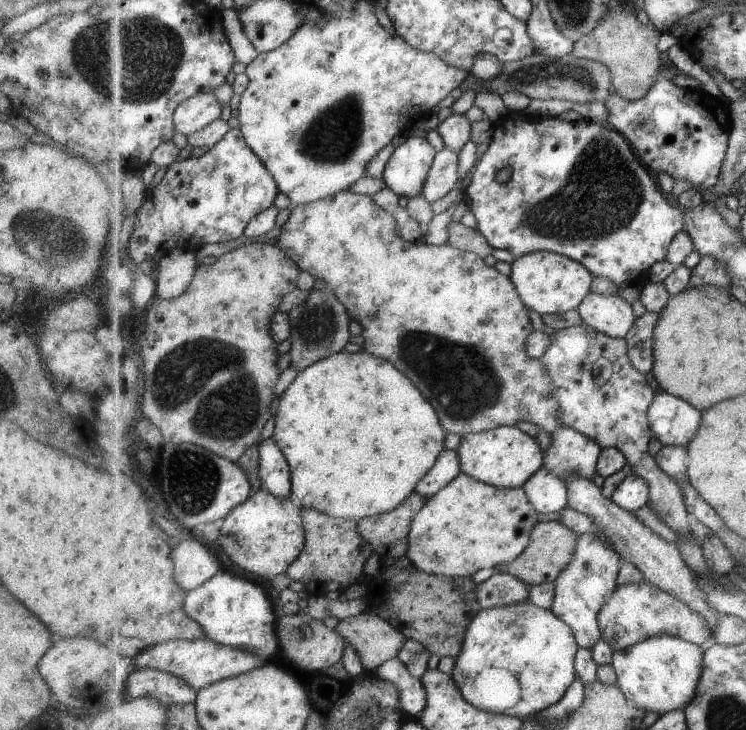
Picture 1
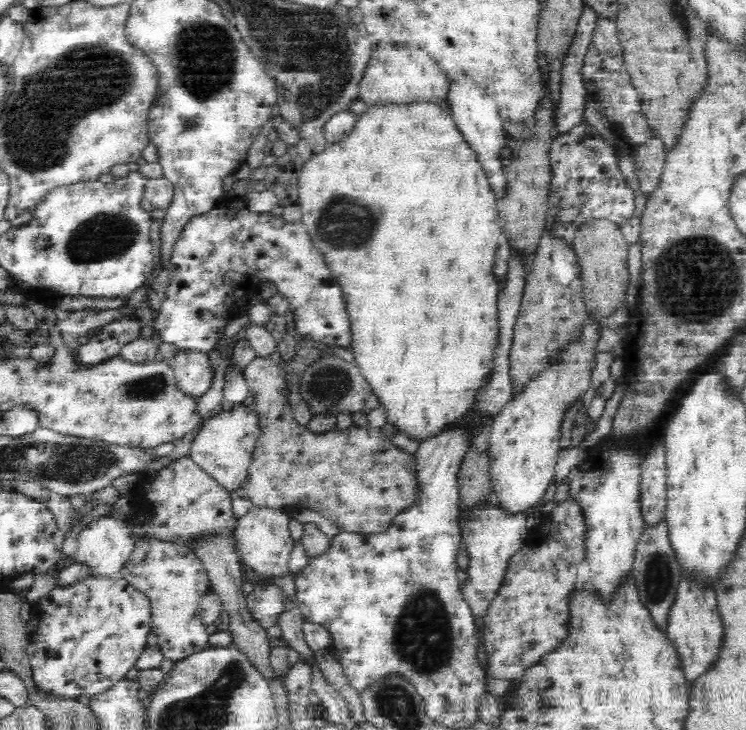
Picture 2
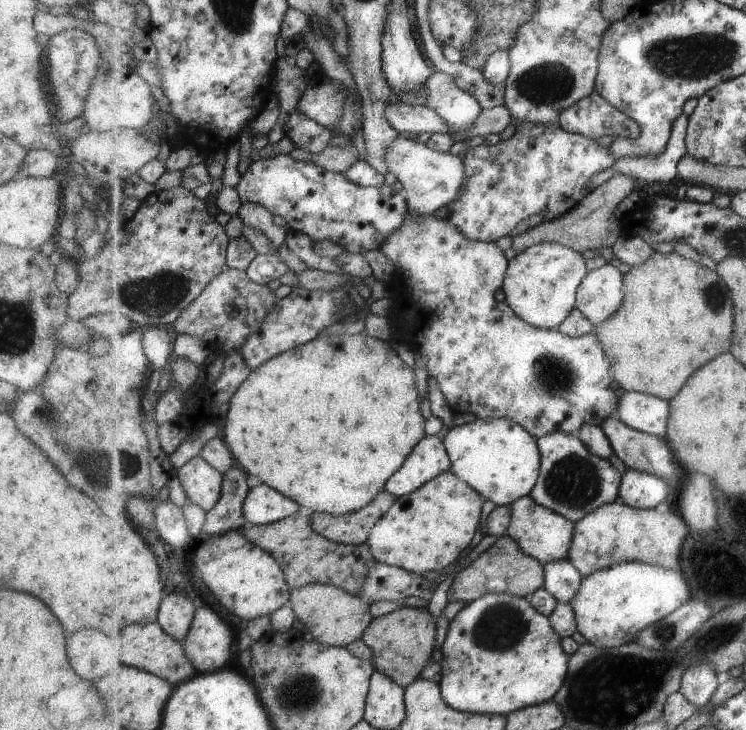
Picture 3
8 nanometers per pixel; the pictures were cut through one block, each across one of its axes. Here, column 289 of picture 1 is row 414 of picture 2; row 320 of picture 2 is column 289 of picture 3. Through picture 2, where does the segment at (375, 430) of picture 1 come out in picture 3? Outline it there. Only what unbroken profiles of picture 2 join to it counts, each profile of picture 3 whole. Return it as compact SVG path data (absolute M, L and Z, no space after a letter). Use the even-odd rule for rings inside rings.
M363 330L353 336L322 336L302 346L287 350L287 352L283 352L283 354L279 354L259 366L259 369L252 370L250 378L247 378L247 381L239 386L238 393L230 401L230 413L228 414L223 440L229 446L236 463L248 475L258 477L262 483L271 486L288 498L294 499L303 509L342 516L363 509L367 504L375 501L375 498L386 489L387 482L407 461L415 446L418 446L419 442L422 442L423 438L428 436L425 432L425 422L427 420L421 414L421 400L419 399L419 392L417 392L415 372L411 370L411 366L407 366L399 358L395 348L391 348L389 340L378 340L369 336L366 330Z

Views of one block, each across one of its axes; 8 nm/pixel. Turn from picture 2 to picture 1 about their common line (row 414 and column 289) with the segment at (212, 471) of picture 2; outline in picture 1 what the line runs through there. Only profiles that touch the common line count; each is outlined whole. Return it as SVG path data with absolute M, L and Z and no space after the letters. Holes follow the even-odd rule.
M341 191L327 198L296 205L281 227L281 234L277 237L276 245L290 255L291 260L297 264L300 271L307 271L314 278L322 279L327 286L333 289L339 300L348 308L353 320L362 326L361 335L365 336L363 350L395 362L395 366L399 366L399 370L403 370L419 386L419 390L423 390L423 394L427 398L431 398L431 404L438 411L442 426L446 428L448 434L454 433L463 437L491 431L504 425L517 426L525 421L535 424L547 434L553 435L565 426L560 417L562 406L552 390L552 378L548 374L550 370L541 359L534 359L528 353L526 342L535 332L535 328L533 328L529 310L522 298L518 296L517 287L510 276L505 276L494 266L487 266L478 254L465 252L449 244L432 245L423 240L415 243L408 242L405 238L398 236L397 220L393 218L393 214L381 206L377 206L371 196L355 194L355 192Z

